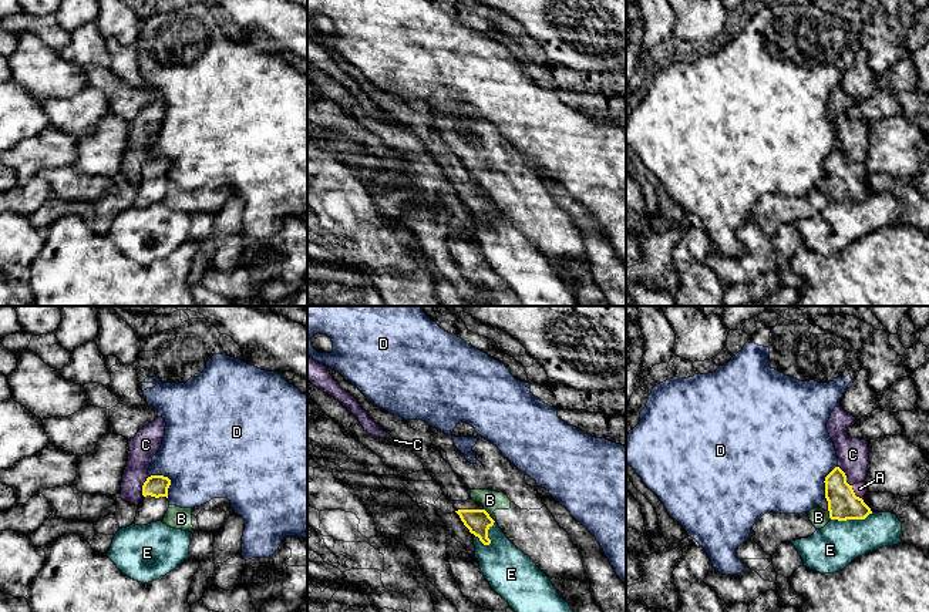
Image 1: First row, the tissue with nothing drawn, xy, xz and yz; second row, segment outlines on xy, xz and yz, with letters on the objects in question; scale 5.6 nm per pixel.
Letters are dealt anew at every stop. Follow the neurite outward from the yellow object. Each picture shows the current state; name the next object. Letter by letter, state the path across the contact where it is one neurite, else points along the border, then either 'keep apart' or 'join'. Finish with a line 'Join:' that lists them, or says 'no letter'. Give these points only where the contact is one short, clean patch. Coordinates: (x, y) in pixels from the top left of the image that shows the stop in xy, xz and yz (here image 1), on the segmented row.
A: runs through yz (842, 504), (854, 493), (860, 488); join
B: border along xz (484, 508), (494, 521); keep apart
C: border along yz (838, 466), (851, 486); keep apart
D: border along xy (151, 474), (162, 474), (170, 480), (168, 497); keep apart
E: border along xz (494, 521), (488, 530), (490, 542), (484, 545); keep apart
Join: A

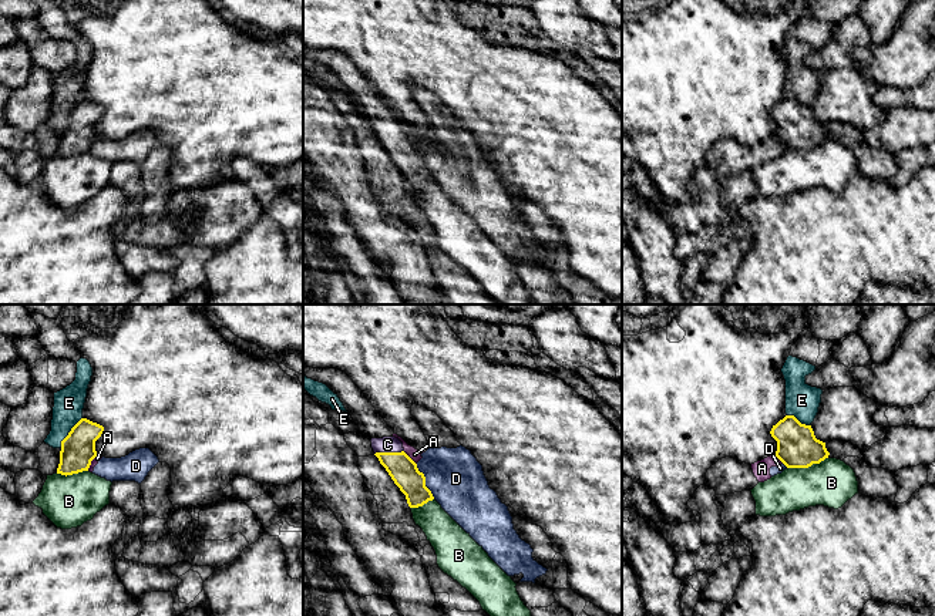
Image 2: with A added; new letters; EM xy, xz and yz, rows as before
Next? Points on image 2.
A: border along xz (403, 451), (416, 464); keep apart
B: border along yz (827, 457), (807, 467), (787, 468); keep apart
C: runs through xz (402, 468), (389, 453), (387, 444); join
D: border along xz (416, 464), (424, 477), (424, 485), (434, 498); keep apart
E: keep apart
Join: C

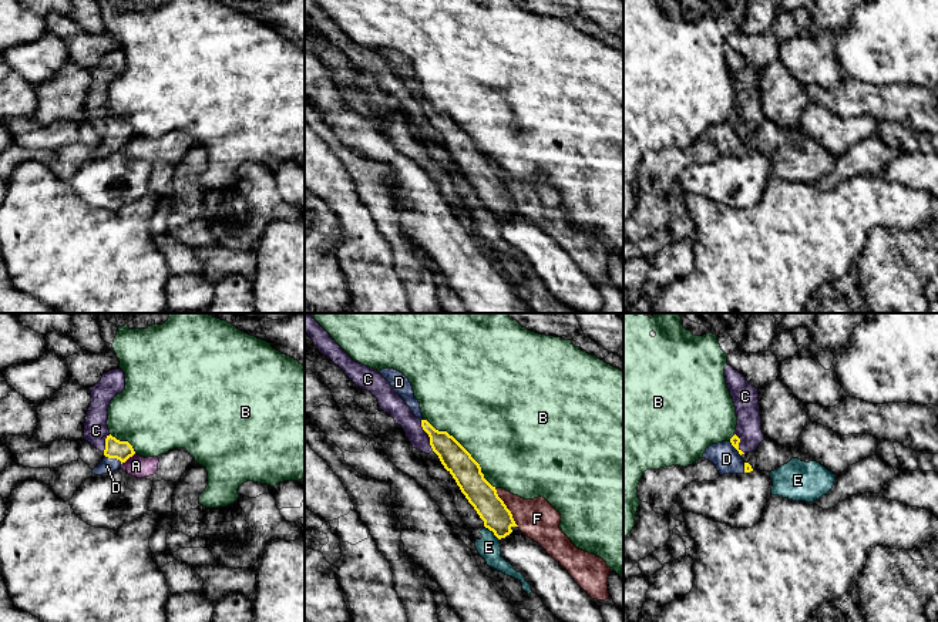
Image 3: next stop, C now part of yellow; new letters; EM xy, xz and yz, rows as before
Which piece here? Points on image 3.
A: border along xy (134, 453), (121, 464); keep apart
B: keep apart
C: keep apart
D: runs through xy (114, 449), (113, 457), (107, 466); join
E: border along xz (488, 528), (498, 540); keep apart
F: border along xz (494, 488), (518, 525); keep apart
Join: D

